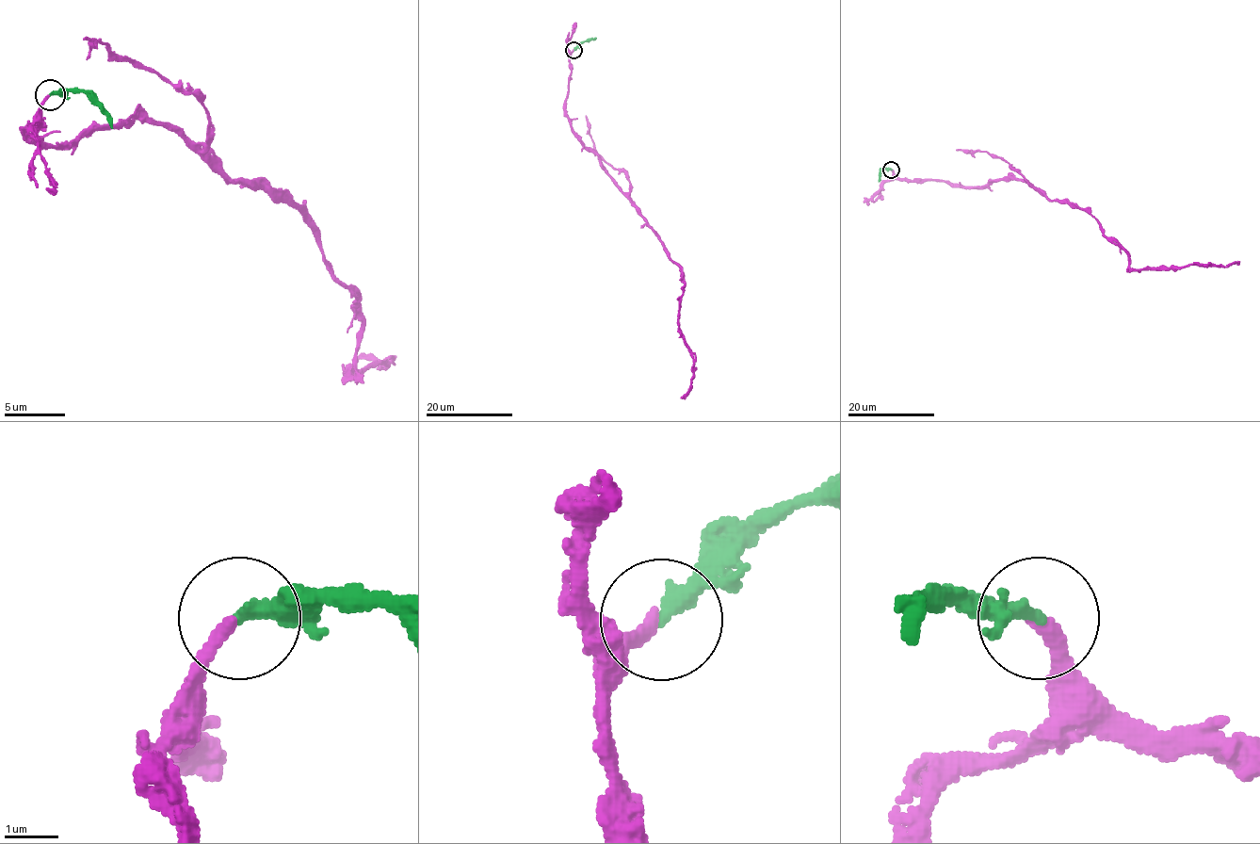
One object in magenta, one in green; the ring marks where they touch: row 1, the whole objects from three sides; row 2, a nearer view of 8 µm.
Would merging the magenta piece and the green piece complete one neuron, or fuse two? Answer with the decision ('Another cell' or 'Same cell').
Same cell

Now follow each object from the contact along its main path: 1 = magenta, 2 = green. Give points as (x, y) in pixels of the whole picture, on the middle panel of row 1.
1: (573, 50), (566, 101), (571, 131), (598, 156), (681, 268), (678, 332), (693, 362), (691, 388), (681, 397)
2: (573, 50), (581, 42), (596, 37)

